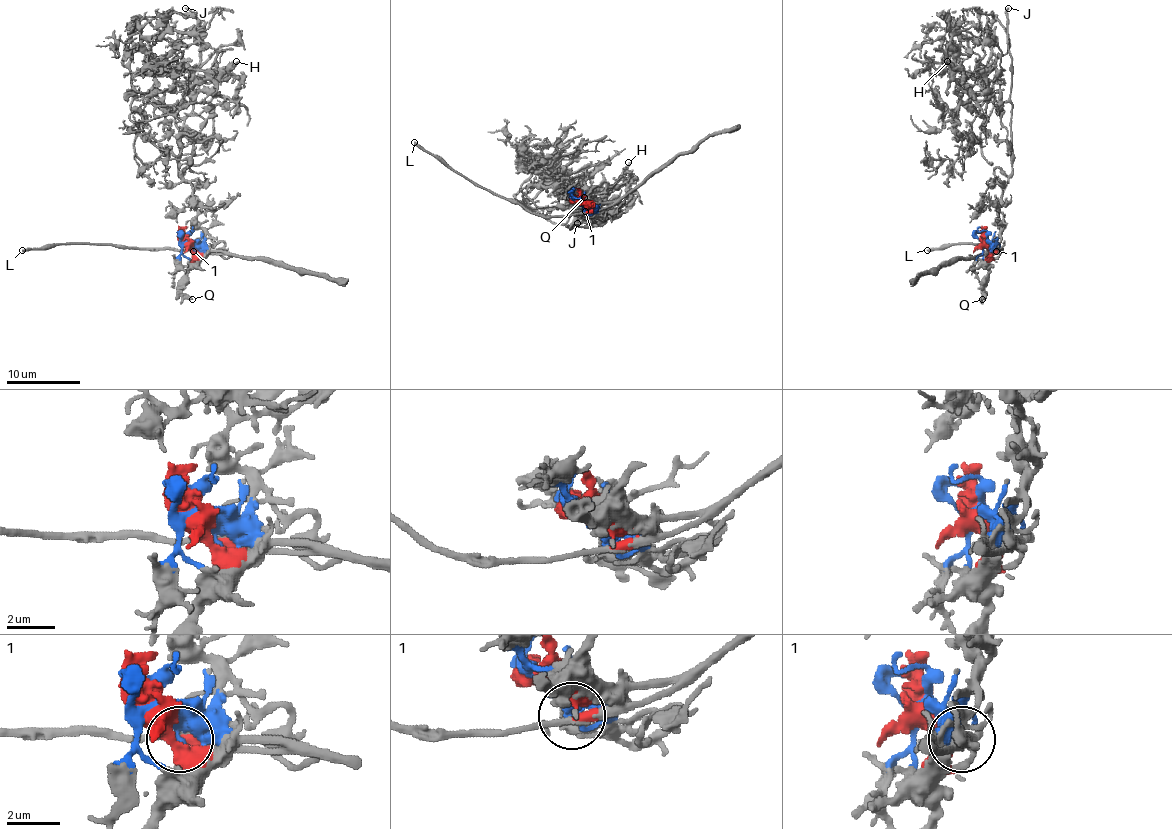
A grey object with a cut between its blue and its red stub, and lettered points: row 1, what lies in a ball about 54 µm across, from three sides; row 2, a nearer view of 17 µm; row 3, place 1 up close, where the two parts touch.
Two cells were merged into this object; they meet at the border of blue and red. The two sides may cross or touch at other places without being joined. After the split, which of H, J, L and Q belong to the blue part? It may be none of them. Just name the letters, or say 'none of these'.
H, J

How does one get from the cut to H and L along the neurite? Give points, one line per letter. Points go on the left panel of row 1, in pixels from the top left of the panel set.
H: (187, 241), (204, 235), (196, 180), (185, 180), (178, 161), (204, 154), (211, 100), (233, 100), (237, 61)
L: (187, 241), (187, 246), (196, 252), (83, 244), (52, 244), (22, 250)

